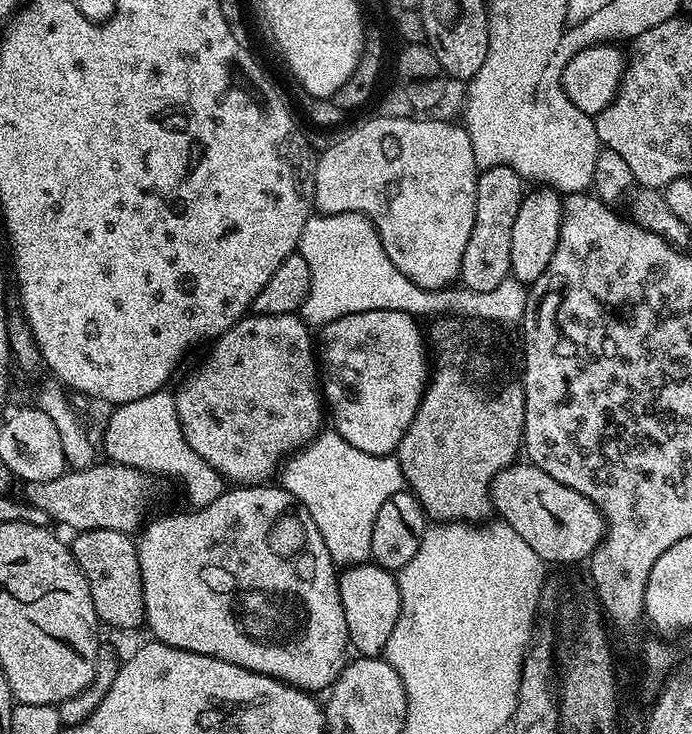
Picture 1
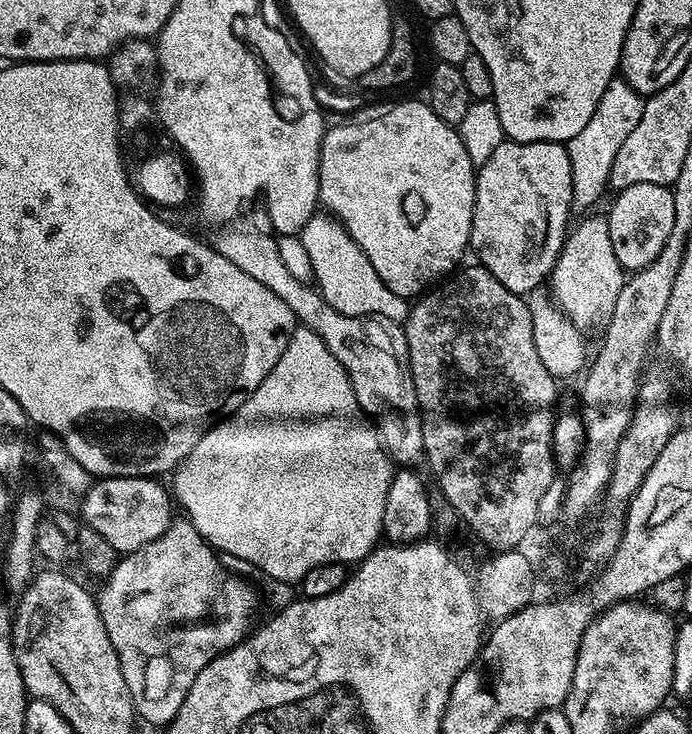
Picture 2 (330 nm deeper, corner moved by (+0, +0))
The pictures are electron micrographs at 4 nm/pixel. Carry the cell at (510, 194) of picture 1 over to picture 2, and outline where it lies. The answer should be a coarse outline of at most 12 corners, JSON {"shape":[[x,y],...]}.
{"shape":[[555,140],[479,165],[471,251],[506,290],[551,277],[573,215]]}

